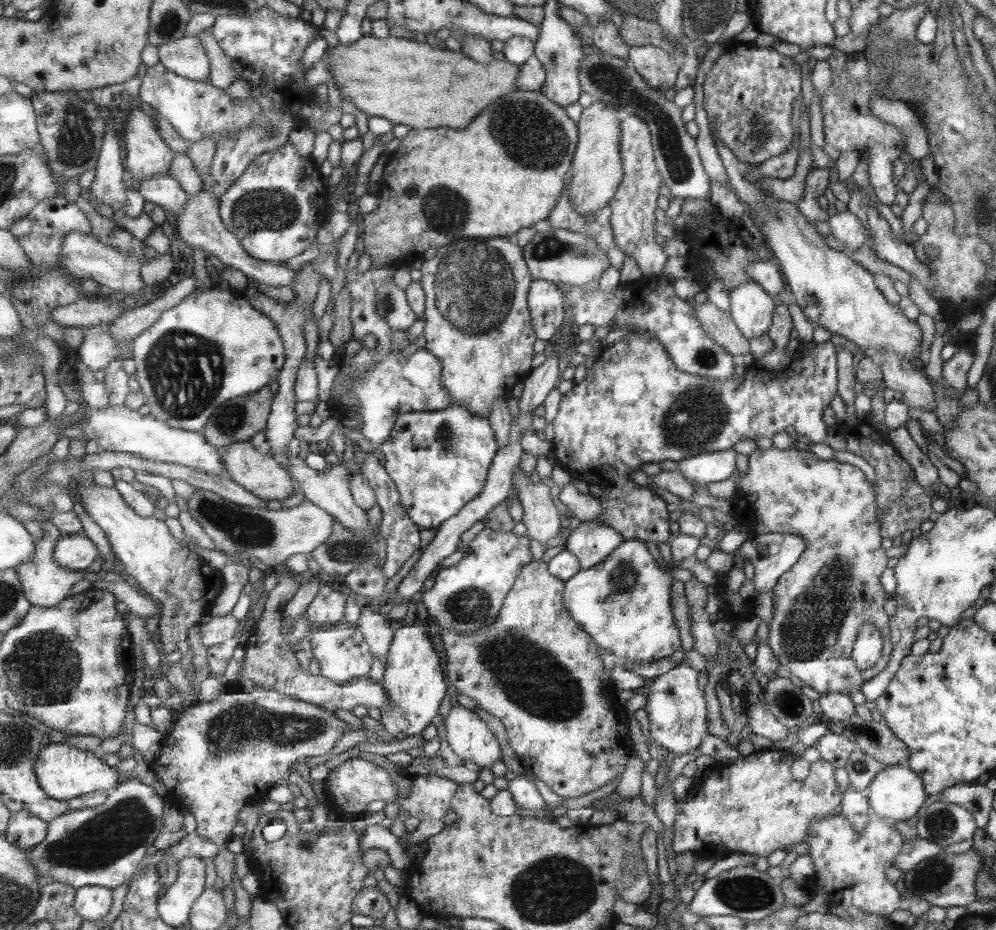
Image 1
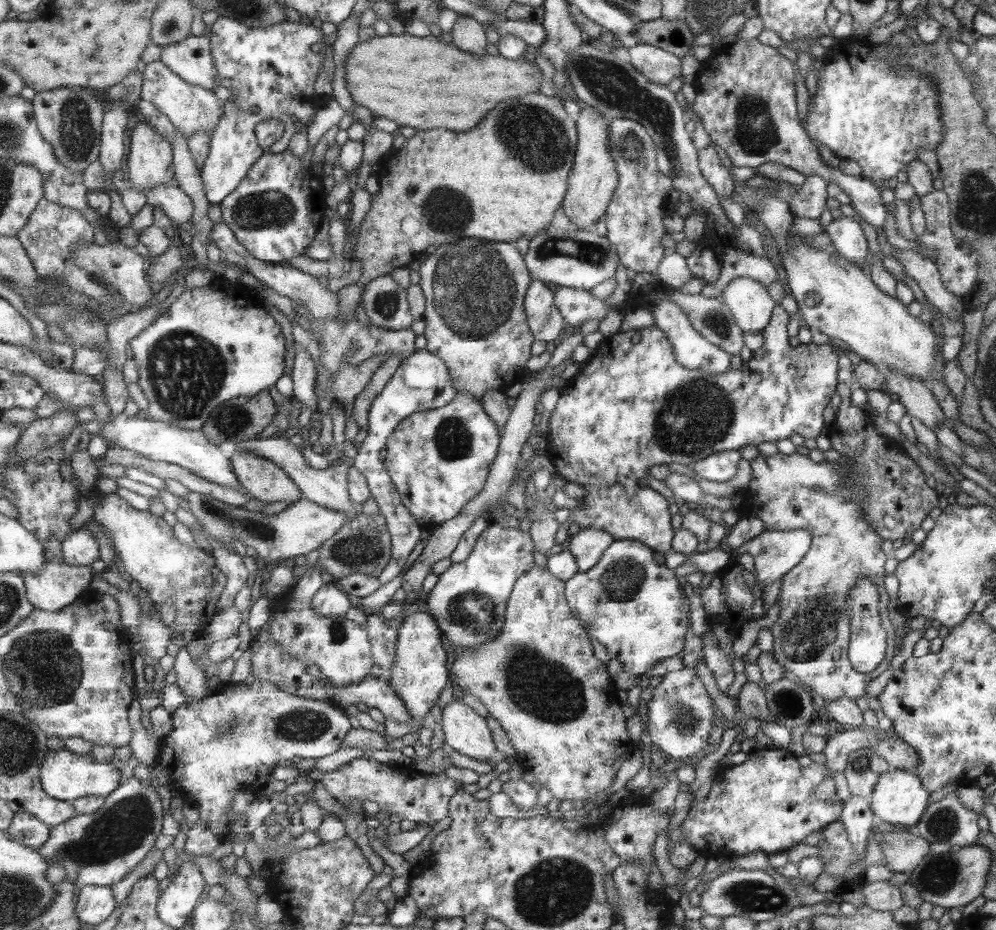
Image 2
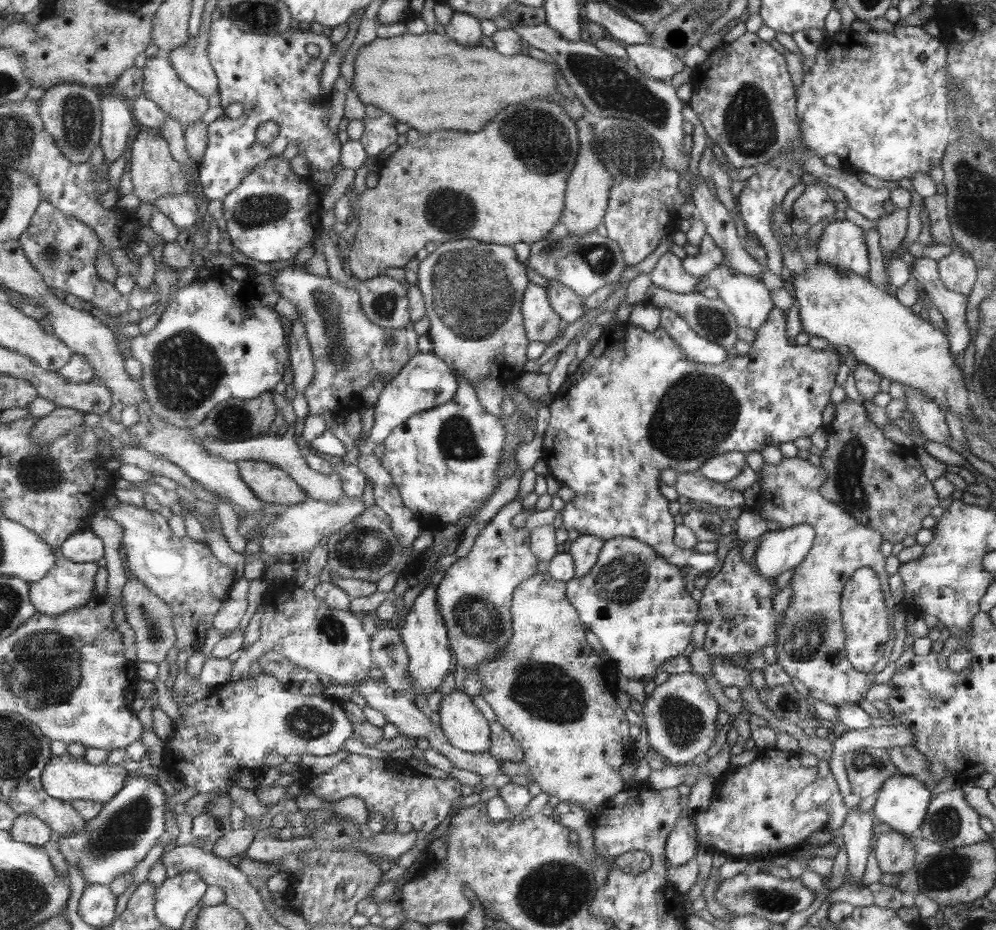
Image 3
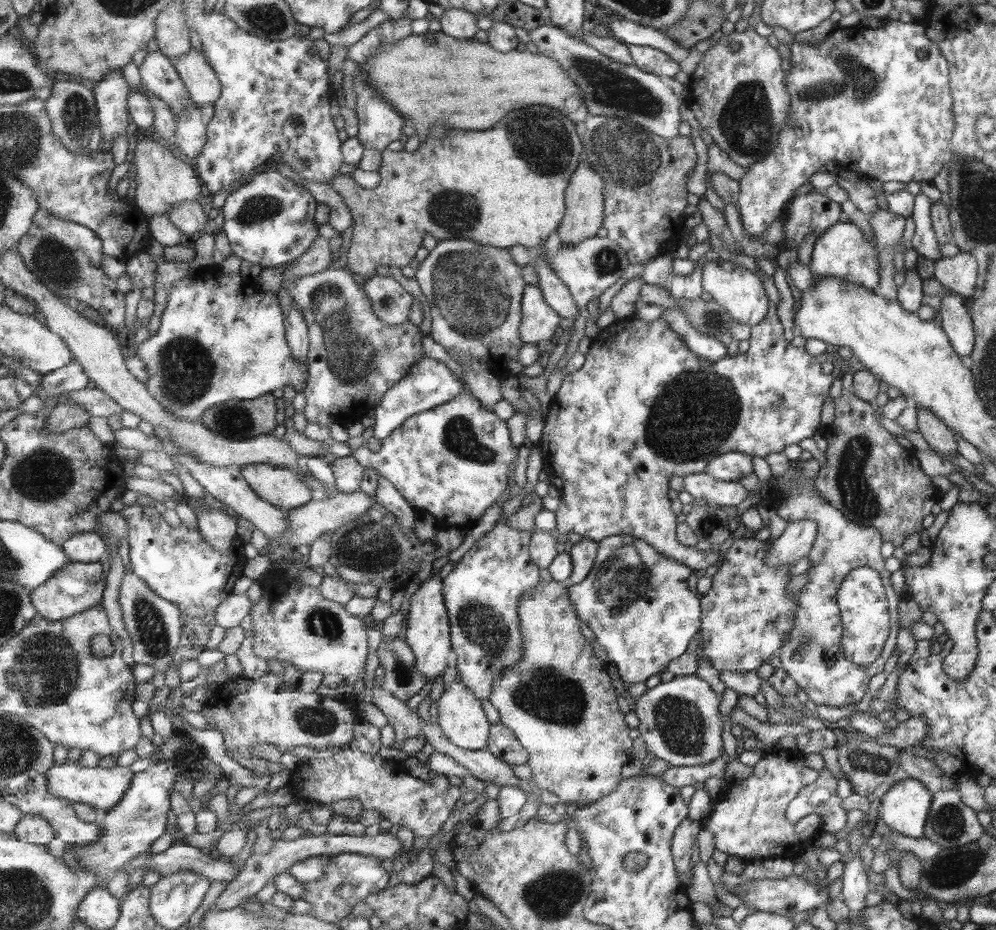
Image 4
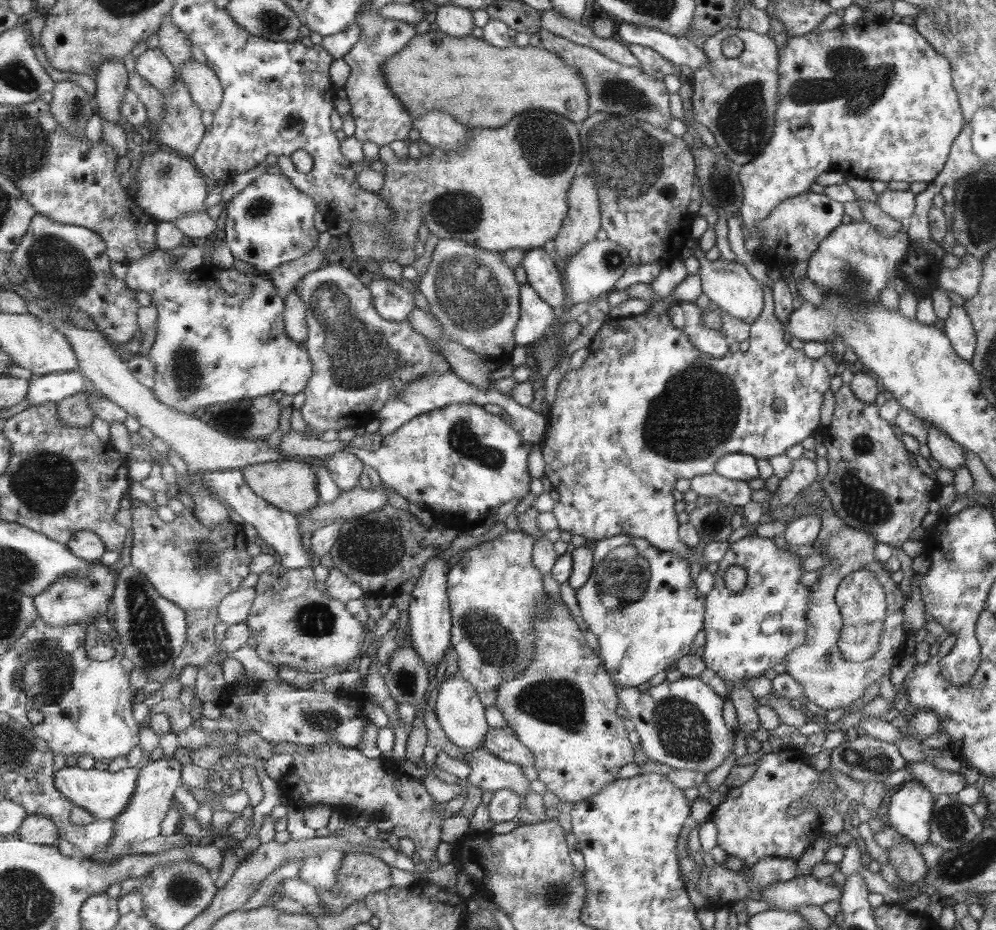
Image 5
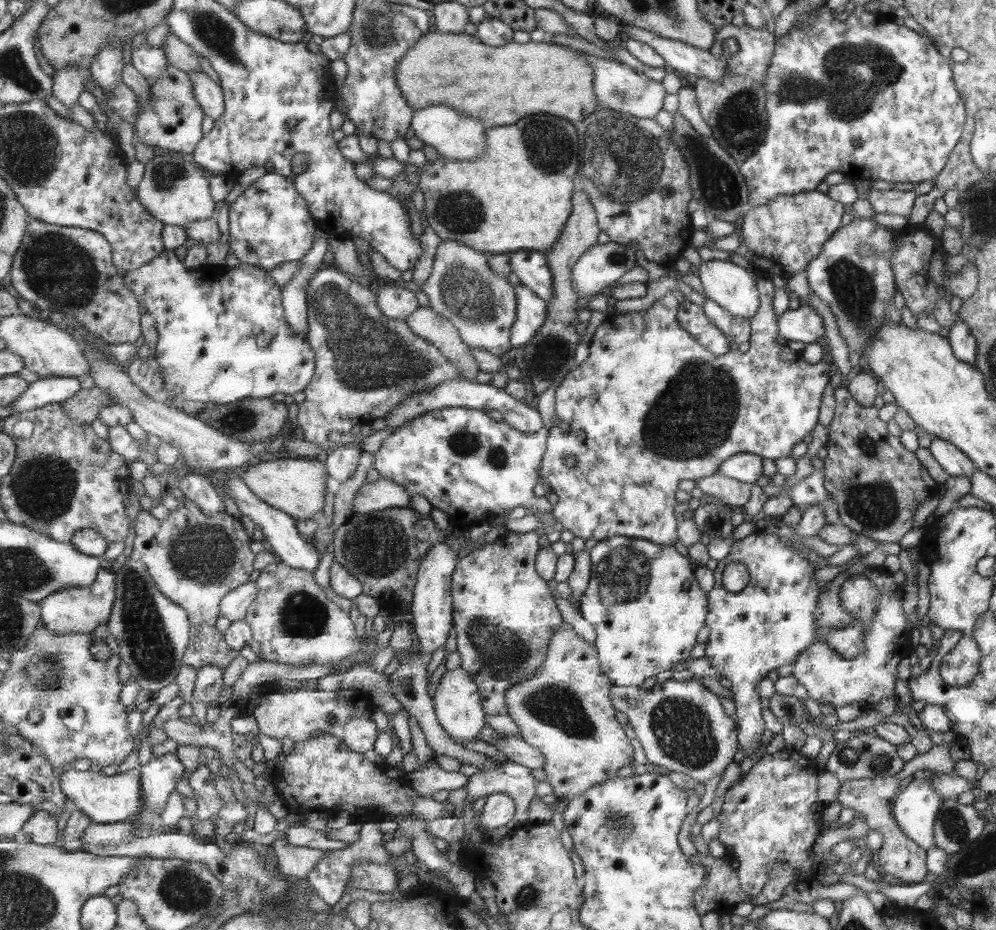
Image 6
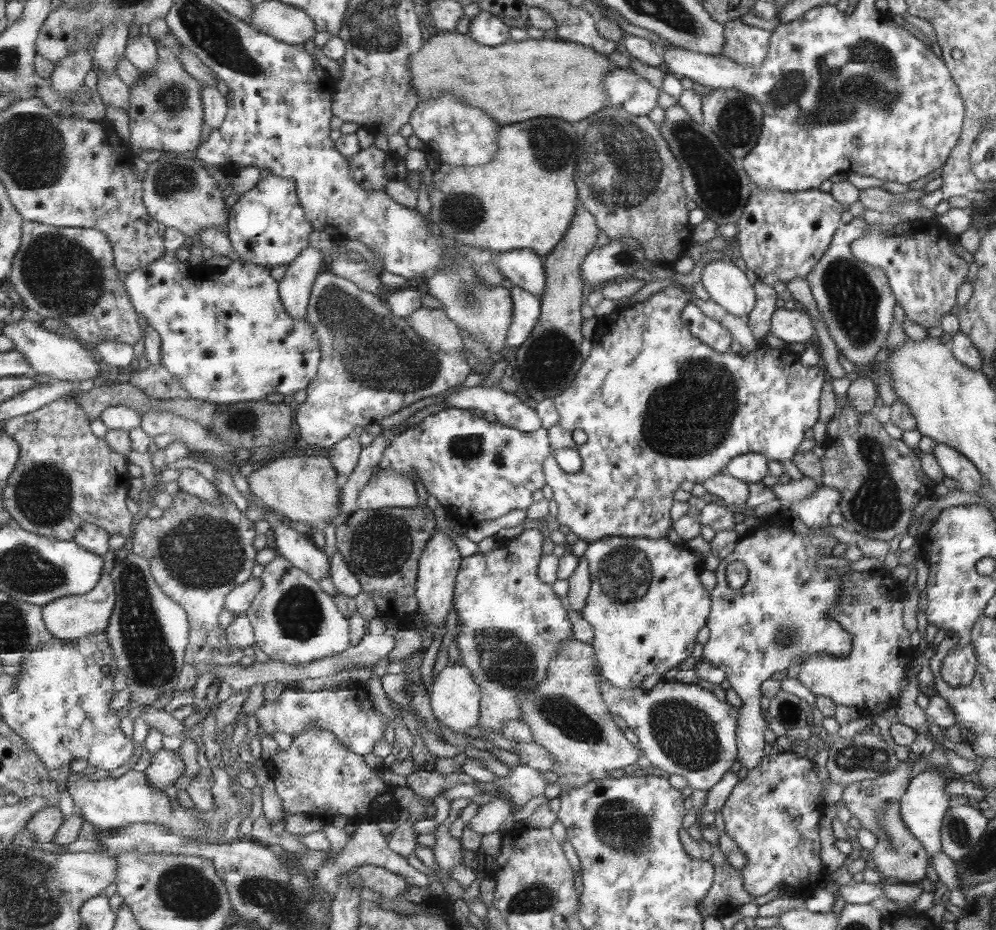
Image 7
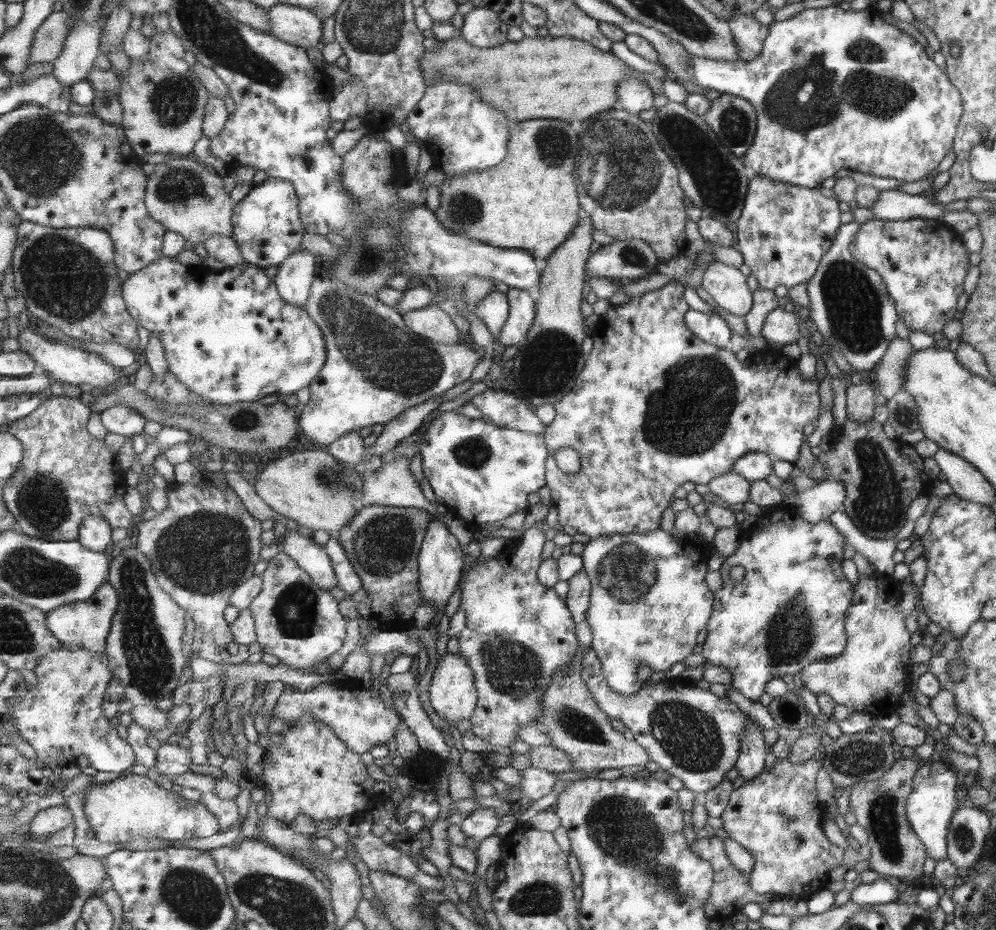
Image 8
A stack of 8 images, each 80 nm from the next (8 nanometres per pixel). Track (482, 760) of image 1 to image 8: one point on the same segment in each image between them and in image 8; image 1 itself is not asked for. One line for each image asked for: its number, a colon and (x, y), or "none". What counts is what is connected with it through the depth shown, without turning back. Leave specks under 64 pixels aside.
2: (465, 731)
3: (466, 727)
4: (462, 717)
5: (460, 710)
6: (459, 705)
7: (456, 697)
8: (454, 695)

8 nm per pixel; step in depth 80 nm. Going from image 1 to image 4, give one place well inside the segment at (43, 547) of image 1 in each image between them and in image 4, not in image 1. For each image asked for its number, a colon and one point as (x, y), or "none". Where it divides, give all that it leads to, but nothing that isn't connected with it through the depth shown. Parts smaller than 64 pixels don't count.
2: (57, 585)
3: (68, 585)
4: (76, 587)

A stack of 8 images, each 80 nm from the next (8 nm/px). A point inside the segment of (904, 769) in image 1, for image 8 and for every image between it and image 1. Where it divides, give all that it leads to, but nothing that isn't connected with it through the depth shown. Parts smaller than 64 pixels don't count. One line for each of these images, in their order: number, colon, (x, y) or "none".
2: (899, 797)
3: (901, 803)
4: (903, 808)
5: (909, 811)
6: (914, 809)
7: (922, 805)
8: (933, 797)

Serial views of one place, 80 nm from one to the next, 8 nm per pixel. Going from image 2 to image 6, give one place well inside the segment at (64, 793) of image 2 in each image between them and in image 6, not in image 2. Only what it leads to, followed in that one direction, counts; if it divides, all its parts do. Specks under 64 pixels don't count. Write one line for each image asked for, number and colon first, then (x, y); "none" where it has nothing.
3: (66, 777)
4: (102, 788)
5: (106, 794)
6: (106, 799)

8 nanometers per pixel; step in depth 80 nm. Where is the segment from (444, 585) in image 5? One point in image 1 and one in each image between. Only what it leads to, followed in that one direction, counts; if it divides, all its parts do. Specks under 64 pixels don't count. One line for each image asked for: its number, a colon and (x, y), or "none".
1: (414, 681)
2: (421, 671)
3: (425, 634)
4: (428, 631)

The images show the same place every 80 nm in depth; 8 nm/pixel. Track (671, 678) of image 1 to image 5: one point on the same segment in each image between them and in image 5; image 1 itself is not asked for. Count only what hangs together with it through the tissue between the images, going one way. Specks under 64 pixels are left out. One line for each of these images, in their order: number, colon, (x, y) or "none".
2: (678, 713)
3: (679, 714)
4: (678, 720)
5: (679, 724)

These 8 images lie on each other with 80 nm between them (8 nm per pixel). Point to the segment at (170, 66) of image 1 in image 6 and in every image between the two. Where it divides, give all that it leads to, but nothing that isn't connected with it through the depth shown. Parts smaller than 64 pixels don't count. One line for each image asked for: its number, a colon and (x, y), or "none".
2: (192, 59)
3: (191, 61)
4: (201, 80)
5: (206, 88)
6: (210, 94)

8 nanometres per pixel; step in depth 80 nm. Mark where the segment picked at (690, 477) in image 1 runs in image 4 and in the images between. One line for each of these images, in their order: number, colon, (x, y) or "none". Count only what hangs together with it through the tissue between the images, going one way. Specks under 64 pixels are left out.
2: (720, 466)
3: (720, 469)
4: (730, 466)

